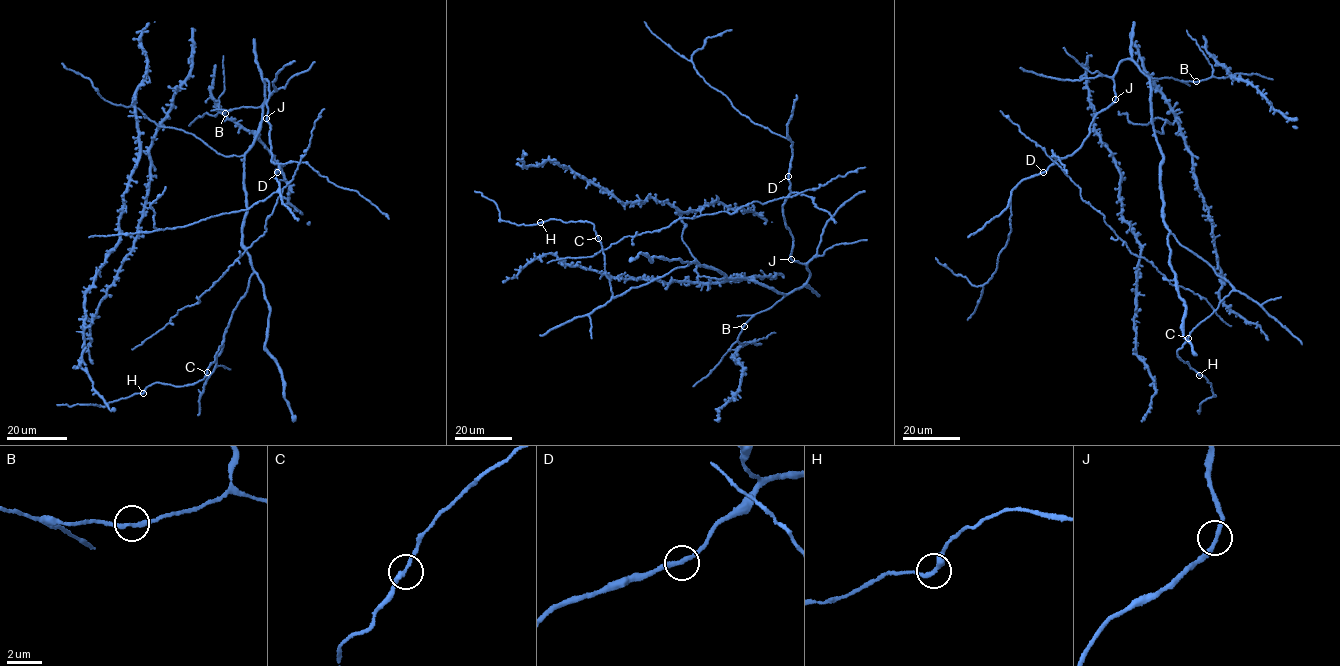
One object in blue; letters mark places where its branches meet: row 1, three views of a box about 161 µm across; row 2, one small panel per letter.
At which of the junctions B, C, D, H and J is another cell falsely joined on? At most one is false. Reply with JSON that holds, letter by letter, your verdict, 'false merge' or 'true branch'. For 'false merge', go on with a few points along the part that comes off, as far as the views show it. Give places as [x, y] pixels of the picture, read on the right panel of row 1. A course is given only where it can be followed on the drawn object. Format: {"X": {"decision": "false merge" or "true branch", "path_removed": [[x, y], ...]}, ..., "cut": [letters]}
{"B": {"decision": "true branch"}, "C": {"decision": "true branch"}, "D": {"decision": "true branch"}, "H": {"decision": "true branch"}, "J": {"decision": "true branch"}, "cut": []}

